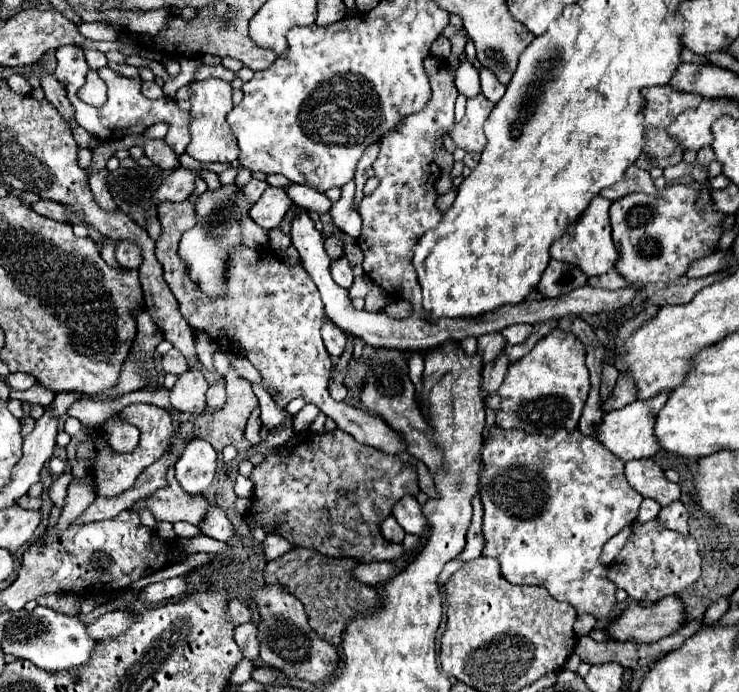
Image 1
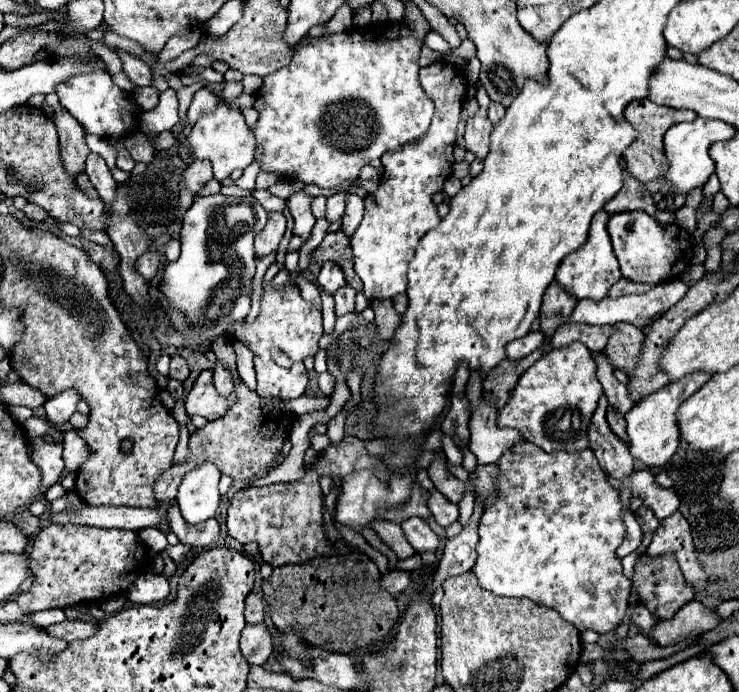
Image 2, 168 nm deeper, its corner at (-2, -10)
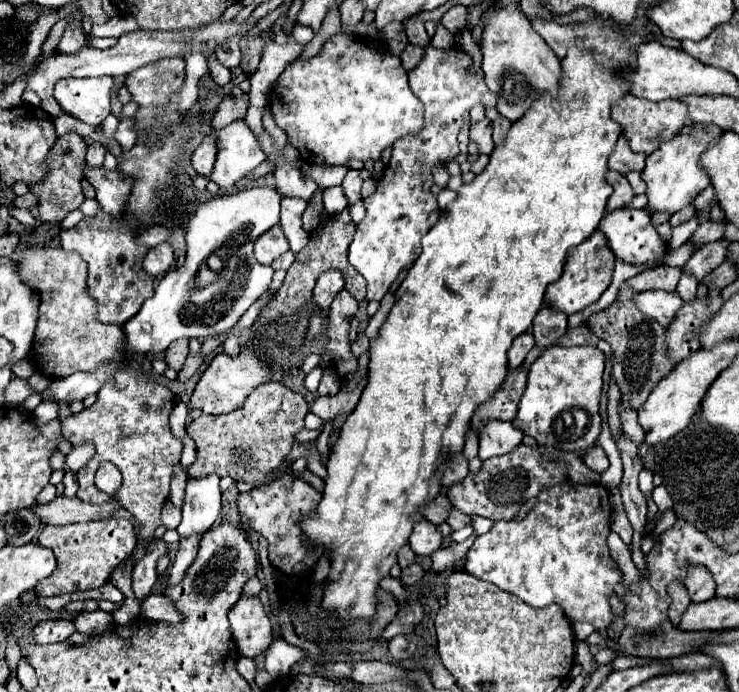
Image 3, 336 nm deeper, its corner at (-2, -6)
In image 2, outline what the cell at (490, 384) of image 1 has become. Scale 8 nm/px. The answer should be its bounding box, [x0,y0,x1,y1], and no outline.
[470,400,524,464]

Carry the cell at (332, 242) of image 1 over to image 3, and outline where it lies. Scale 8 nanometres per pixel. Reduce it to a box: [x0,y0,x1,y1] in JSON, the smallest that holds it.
[314,270,344,310]

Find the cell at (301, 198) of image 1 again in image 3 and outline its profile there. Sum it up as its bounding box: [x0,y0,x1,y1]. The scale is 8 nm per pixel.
[342,170,362,204]

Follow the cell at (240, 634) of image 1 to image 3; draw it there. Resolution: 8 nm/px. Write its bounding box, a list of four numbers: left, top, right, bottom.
[228,596,272,658]

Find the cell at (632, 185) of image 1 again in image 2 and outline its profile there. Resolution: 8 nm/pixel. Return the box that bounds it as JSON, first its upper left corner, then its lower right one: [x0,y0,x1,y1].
[604,176,674,224]

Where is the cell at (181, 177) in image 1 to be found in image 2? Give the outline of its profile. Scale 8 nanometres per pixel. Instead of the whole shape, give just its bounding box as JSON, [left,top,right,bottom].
[184,160,212,194]

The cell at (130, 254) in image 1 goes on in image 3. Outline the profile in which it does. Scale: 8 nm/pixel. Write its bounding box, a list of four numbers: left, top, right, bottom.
[144,242,174,276]

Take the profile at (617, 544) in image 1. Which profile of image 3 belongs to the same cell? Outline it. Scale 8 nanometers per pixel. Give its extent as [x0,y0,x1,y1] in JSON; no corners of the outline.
[610,486,632,544]

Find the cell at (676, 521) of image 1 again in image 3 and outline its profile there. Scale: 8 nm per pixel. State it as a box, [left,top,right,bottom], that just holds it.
[684,564,716,602]

